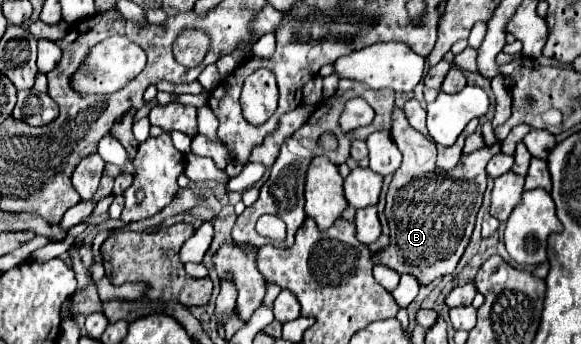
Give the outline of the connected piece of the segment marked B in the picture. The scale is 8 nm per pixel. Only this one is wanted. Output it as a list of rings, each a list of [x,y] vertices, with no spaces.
[[[399,108],[393,112],[391,136],[403,154],[403,162],[393,174],[385,198],[389,244],[373,254],[373,262],[389,266],[399,274],[409,274],[417,278],[419,286],[427,286],[439,276],[453,274],[463,256],[487,186],[485,166],[495,154],[499,154],[499,144],[465,154],[453,170],[439,170],[435,164],[436,144],[413,130]]]

